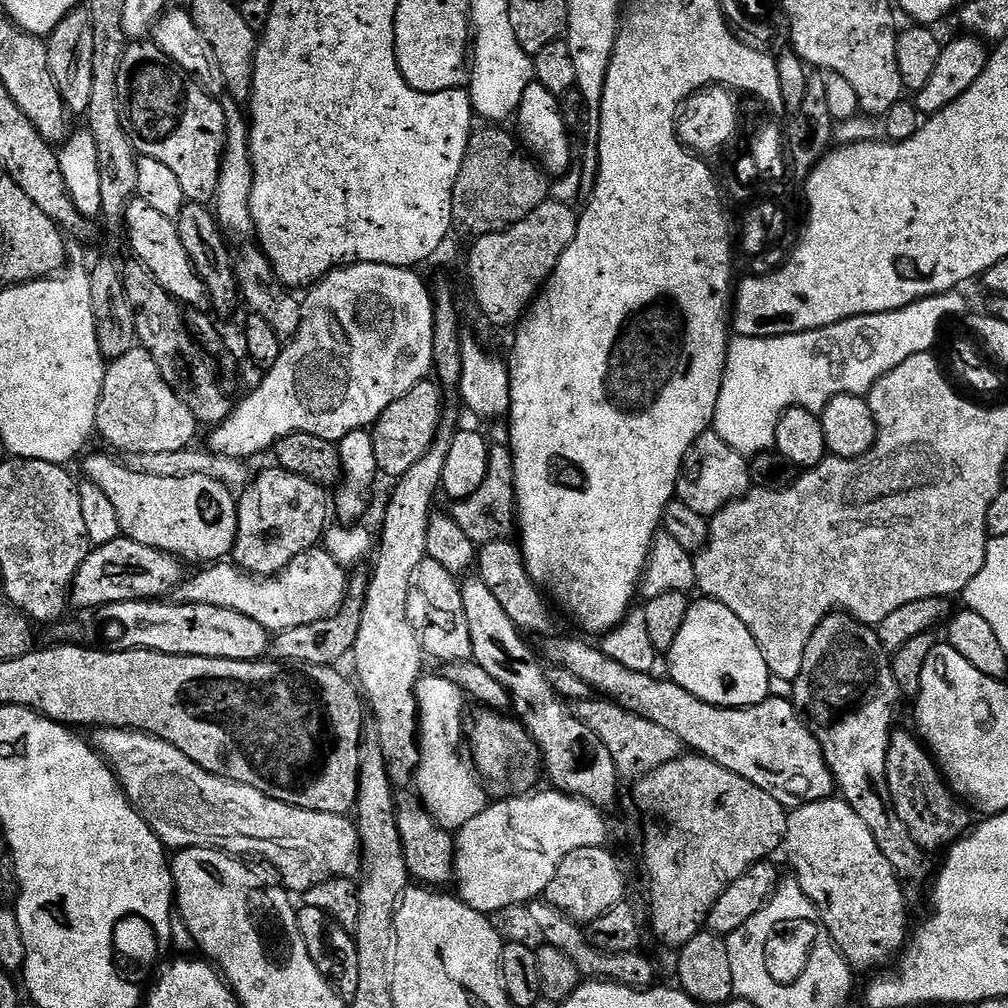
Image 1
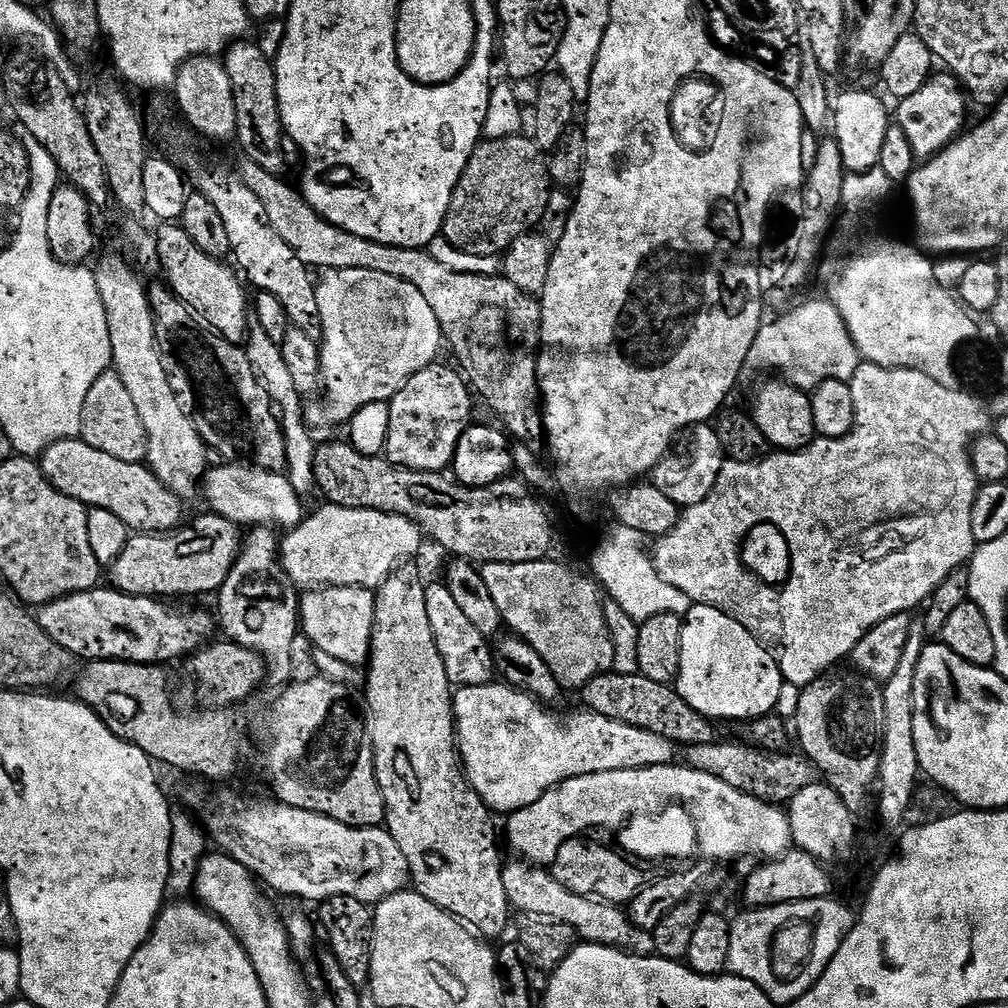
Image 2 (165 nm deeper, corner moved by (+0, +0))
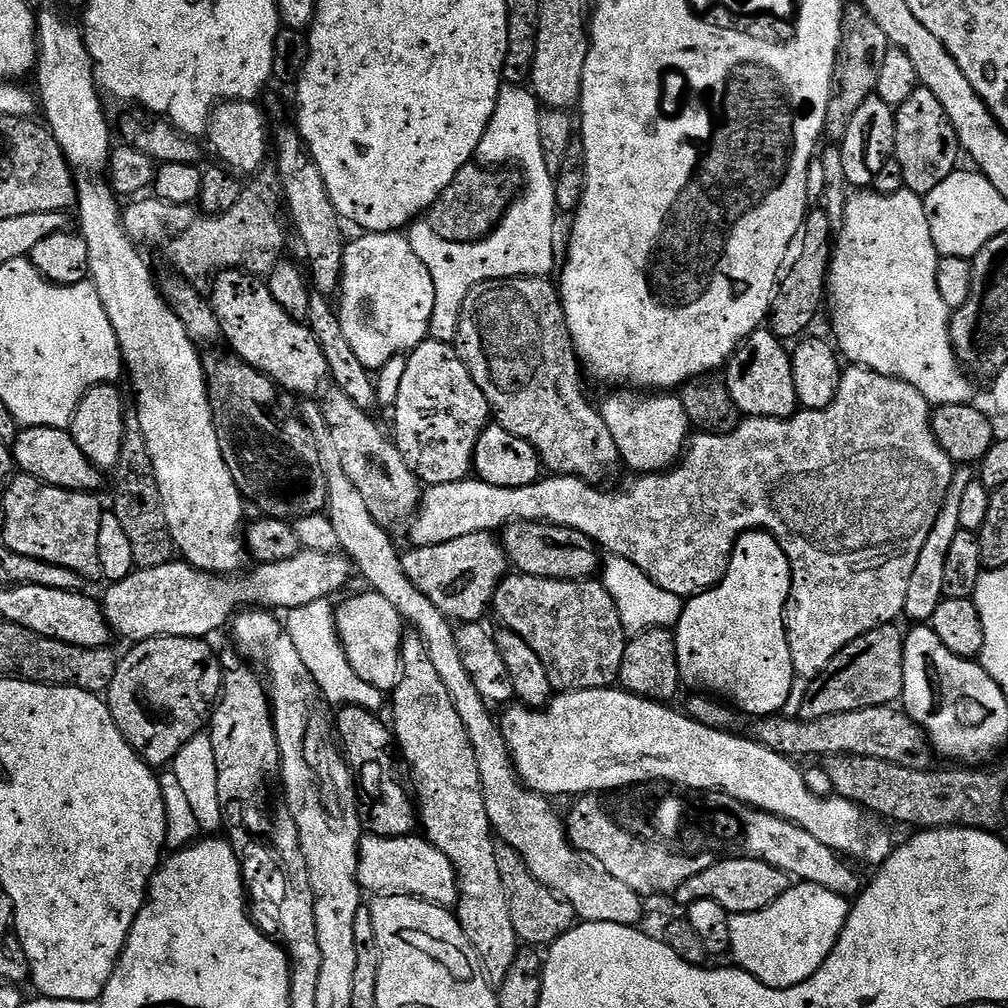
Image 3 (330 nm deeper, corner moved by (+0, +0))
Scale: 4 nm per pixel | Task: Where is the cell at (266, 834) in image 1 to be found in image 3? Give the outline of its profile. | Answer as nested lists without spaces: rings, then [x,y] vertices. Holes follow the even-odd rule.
[[[365,835],[360,841],[360,886],[365,893],[376,892],[380,896],[418,896],[441,908],[455,909],[460,899],[460,882],[450,858],[435,848],[427,838],[411,836],[373,836]]]

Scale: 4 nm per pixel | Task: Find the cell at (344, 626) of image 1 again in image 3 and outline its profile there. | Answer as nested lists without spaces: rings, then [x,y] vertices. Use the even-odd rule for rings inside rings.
[[[155,636],[133,643],[116,665],[116,673],[106,693],[106,703],[118,730],[149,766],[171,765],[177,754],[195,736],[201,735],[213,715],[224,689],[225,666],[220,665],[209,641],[195,636]]]

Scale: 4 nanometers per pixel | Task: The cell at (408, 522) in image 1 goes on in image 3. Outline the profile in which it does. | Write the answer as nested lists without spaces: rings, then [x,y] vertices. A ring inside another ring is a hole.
[[[415,634],[405,635],[402,655],[404,675],[390,696],[394,740],[406,764],[408,759],[412,767],[410,780],[418,801],[418,820],[422,832],[424,828],[423,835],[450,858],[460,882],[460,899],[454,915],[465,934],[473,942],[478,942],[476,952],[480,955],[484,975],[498,986],[510,971],[518,951],[518,941],[514,922],[510,922],[508,895],[498,870],[497,841],[486,812],[478,762],[466,726],[462,726],[462,718],[458,718],[458,710],[454,710],[450,690],[446,690],[441,675],[434,670],[434,662],[430,662],[424,641]]]

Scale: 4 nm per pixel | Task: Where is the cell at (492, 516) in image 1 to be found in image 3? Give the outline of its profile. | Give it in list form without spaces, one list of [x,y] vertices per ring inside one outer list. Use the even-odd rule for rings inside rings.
[[[530,520],[509,524],[502,532],[504,552],[517,573],[551,580],[593,579],[602,568],[602,556],[598,546],[589,536],[580,536],[580,548],[575,548],[572,539],[574,533],[571,528],[564,528],[561,524],[538,524]]]

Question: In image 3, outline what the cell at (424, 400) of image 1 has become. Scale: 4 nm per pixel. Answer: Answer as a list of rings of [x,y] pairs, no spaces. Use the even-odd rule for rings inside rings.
[[[426,338],[417,348],[407,353],[406,374],[402,374],[402,386],[398,386],[400,399],[395,405],[396,434],[394,443],[406,465],[425,485],[445,484],[469,479],[473,471],[472,456],[476,453],[478,438],[490,423],[490,407],[487,395],[471,377],[462,358],[452,344]]]

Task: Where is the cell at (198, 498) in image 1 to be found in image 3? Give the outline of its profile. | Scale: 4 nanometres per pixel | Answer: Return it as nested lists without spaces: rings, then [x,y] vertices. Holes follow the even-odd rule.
[[[24,428],[10,446],[15,467],[25,476],[38,478],[42,483],[59,488],[68,488],[71,492],[97,491],[100,484],[101,469],[95,468],[78,450],[72,441],[71,431],[63,428]]]

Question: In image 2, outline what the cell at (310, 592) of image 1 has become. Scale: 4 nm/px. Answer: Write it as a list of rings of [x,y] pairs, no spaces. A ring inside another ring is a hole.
[[[328,587],[303,593],[300,602],[302,632],[318,648],[346,663],[359,665],[370,654],[375,593],[368,588]]]

